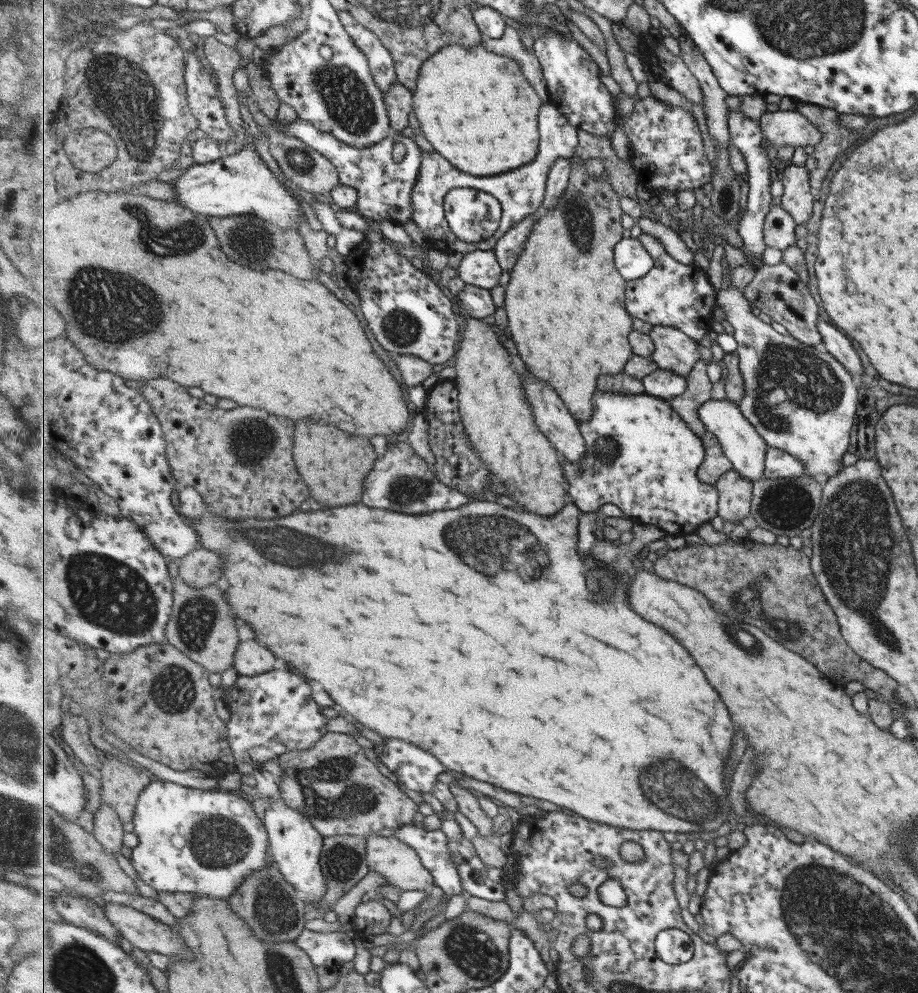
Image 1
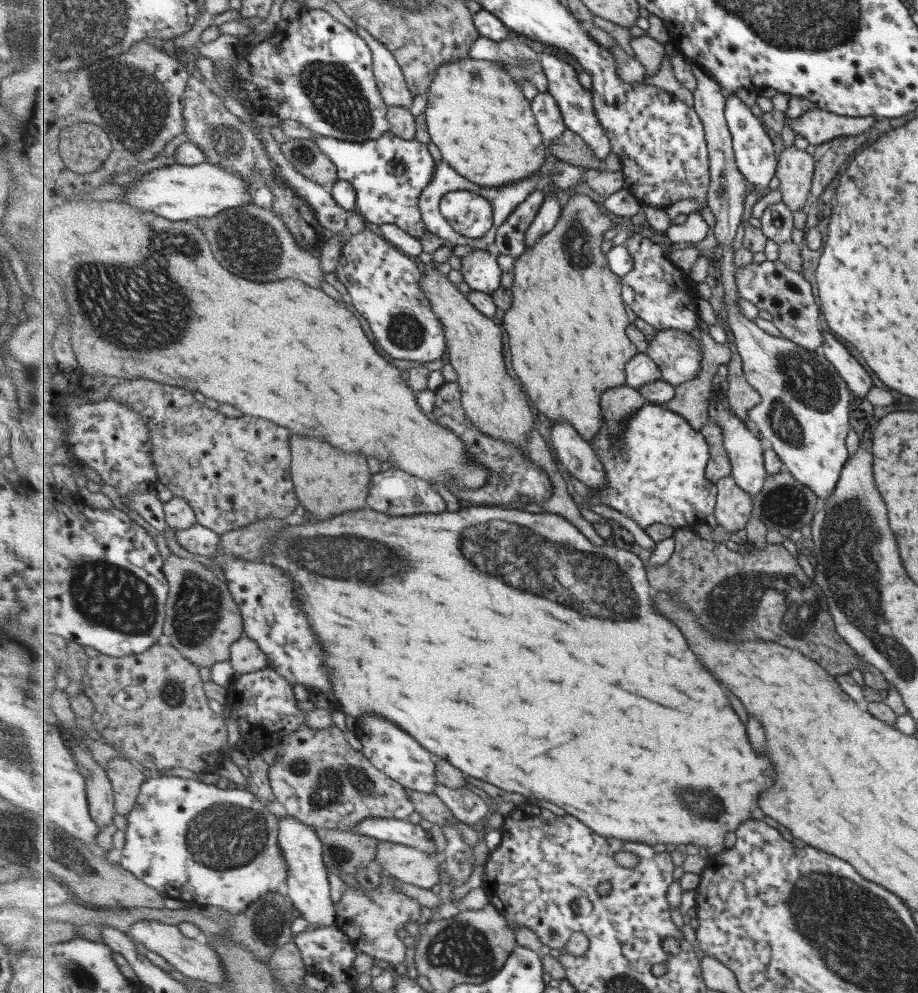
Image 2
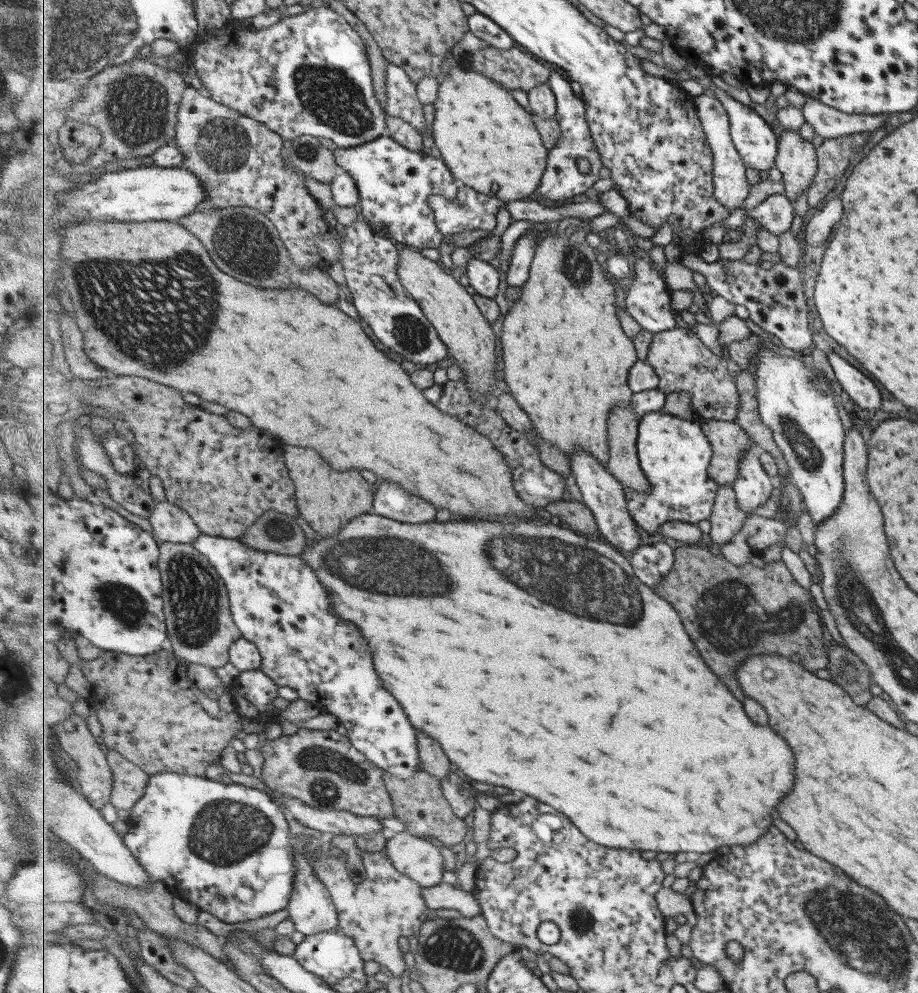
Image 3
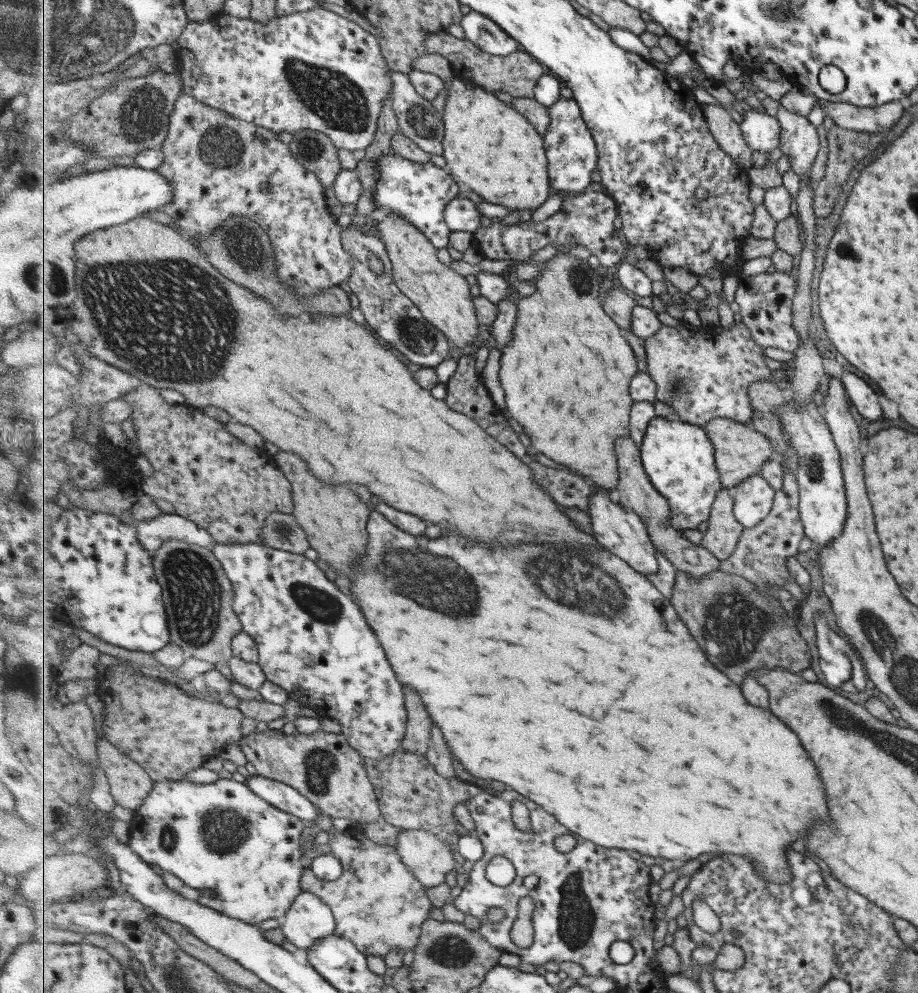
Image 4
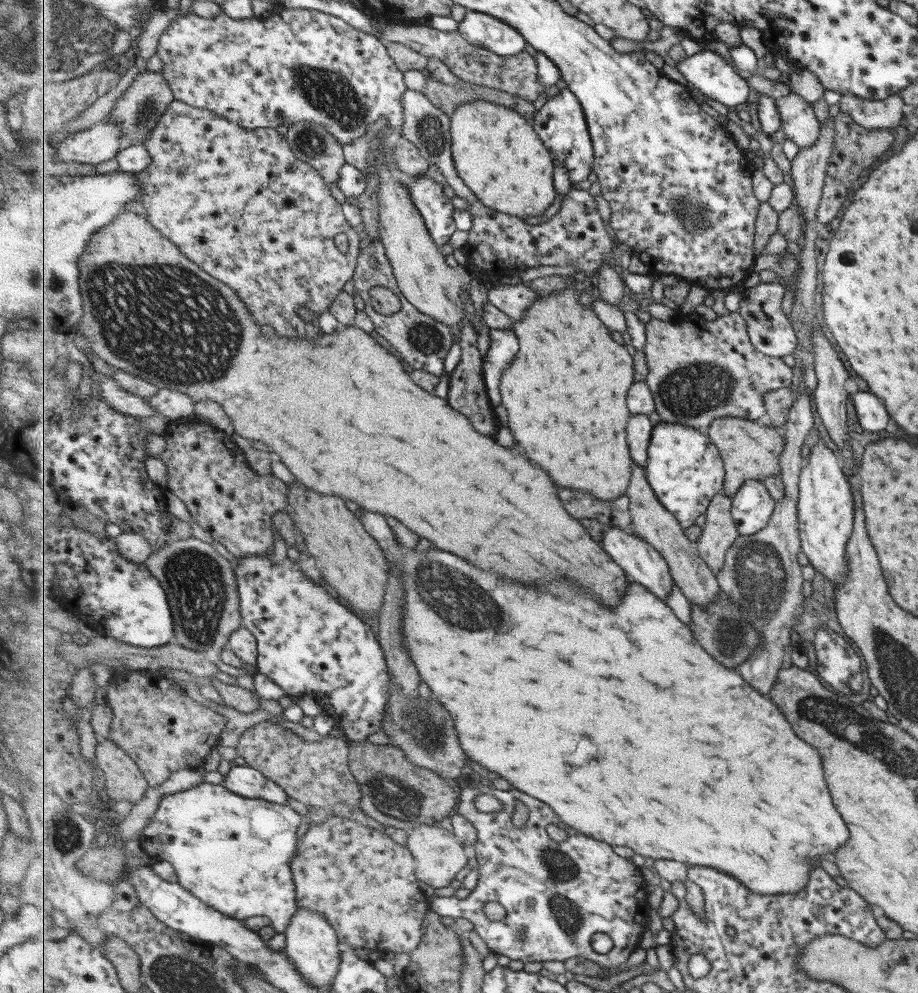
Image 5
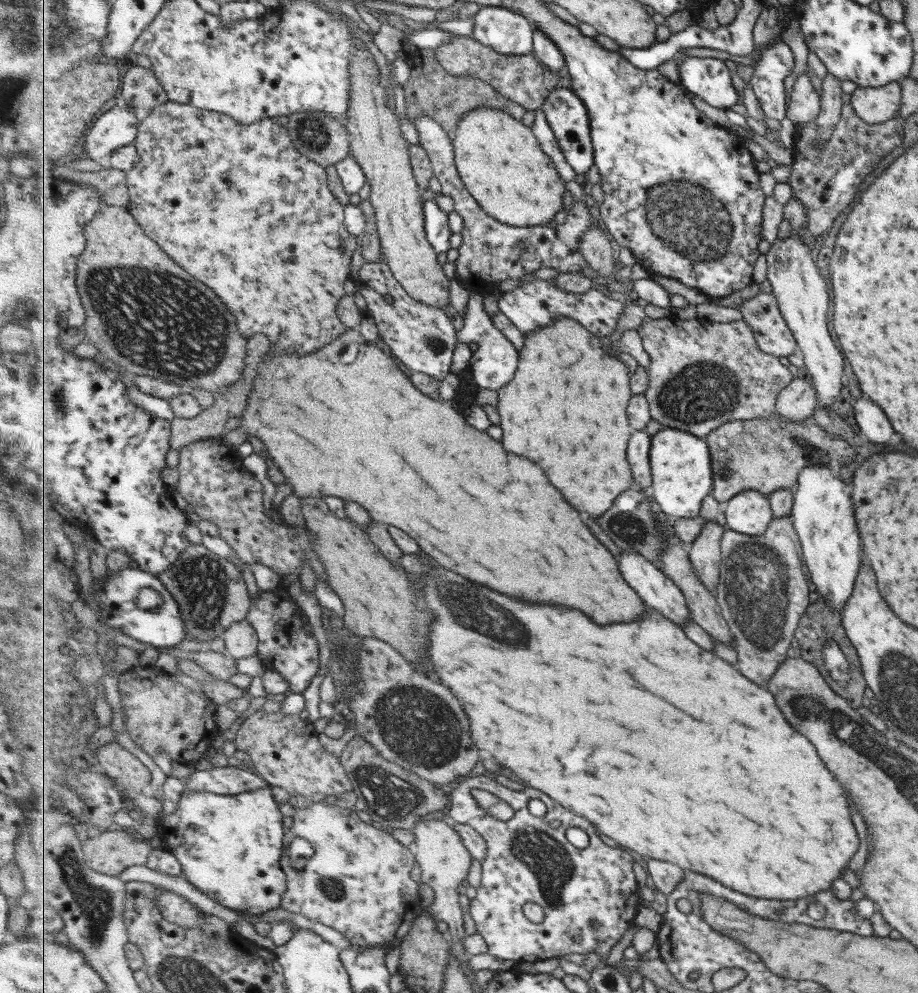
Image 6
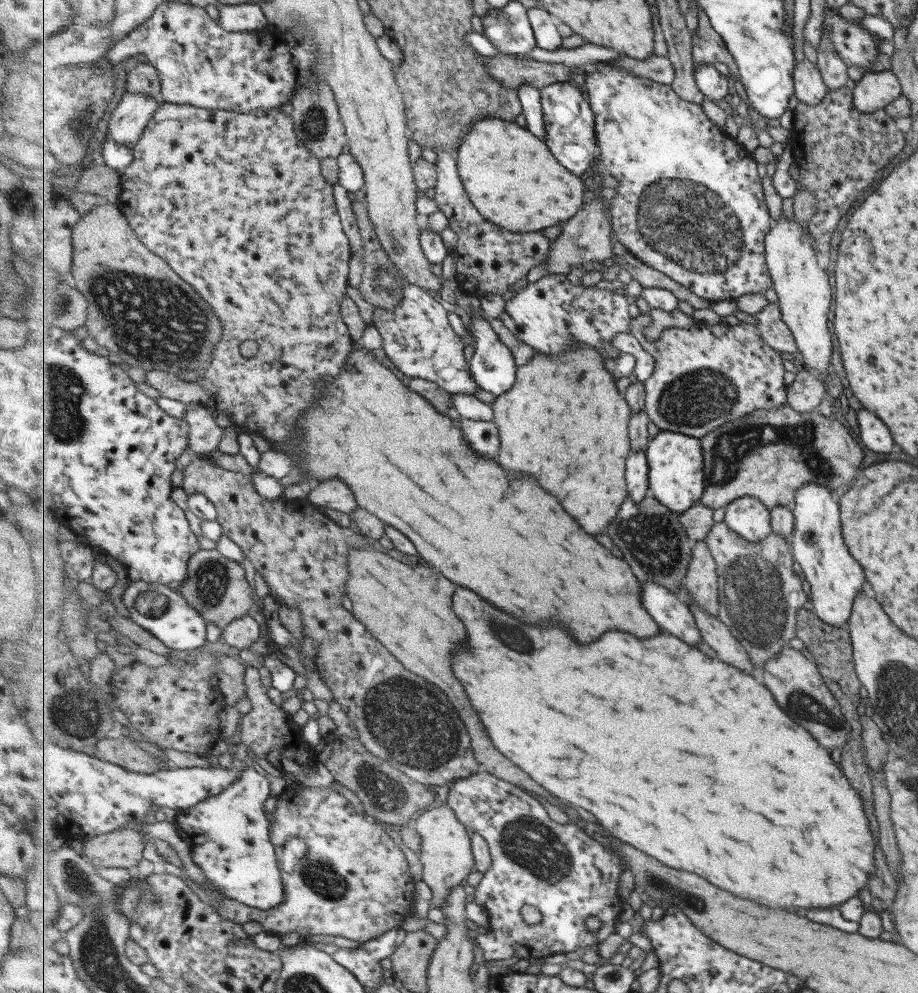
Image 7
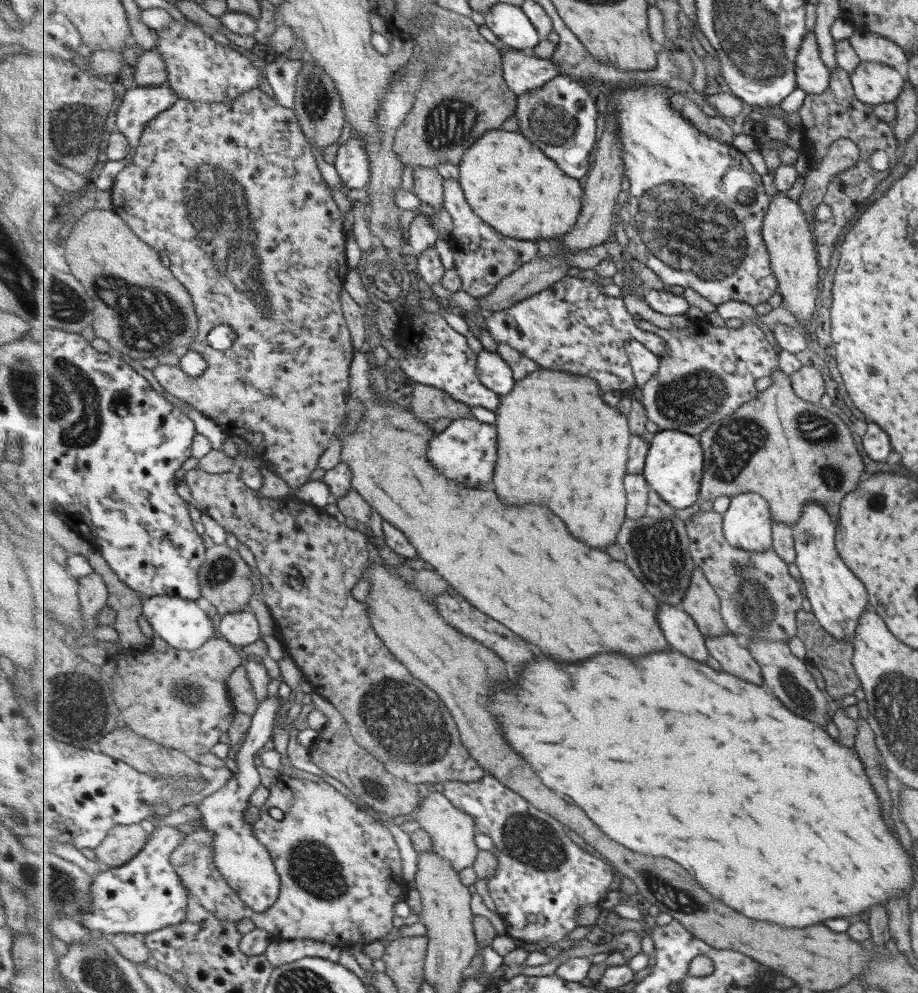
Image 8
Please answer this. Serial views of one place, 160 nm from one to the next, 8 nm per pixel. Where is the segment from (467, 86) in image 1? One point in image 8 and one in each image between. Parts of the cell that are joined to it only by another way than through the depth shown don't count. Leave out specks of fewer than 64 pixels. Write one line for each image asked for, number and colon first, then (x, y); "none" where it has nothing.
2: (479, 117)
3: (489, 141)
4: (494, 150)
5: (498, 153)
6: (501, 160)
7: (514, 179)
8: (514, 185)

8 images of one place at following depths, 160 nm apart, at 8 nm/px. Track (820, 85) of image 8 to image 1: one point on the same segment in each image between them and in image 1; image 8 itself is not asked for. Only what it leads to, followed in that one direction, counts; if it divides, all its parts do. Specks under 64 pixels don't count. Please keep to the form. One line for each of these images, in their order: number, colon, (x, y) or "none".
1: (796, 199)
2: (795, 167)
3: (796, 160)
4: (798, 138)
5: (798, 123)
6: (804, 103)
7: (810, 89)

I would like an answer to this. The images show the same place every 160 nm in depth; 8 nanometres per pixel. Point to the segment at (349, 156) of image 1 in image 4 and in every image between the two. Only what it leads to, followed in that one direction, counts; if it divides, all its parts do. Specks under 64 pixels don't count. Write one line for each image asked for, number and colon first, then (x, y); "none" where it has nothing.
2: (390, 173)
3: (395, 183)
4: (419, 192)

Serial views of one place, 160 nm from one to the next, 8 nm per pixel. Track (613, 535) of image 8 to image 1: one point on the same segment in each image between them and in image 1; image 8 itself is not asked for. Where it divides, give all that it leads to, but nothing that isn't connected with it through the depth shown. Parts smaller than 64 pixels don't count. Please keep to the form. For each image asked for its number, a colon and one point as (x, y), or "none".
1: (567, 273)
2: (568, 311)
3: (566, 320)
4: (563, 333)
5: (568, 410)
6: (566, 408)
7: (564, 421)

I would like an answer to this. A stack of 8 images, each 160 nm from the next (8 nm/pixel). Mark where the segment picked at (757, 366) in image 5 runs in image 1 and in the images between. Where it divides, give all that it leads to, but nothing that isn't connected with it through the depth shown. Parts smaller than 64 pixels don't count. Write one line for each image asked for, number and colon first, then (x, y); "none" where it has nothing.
1: (675, 350)
2: (678, 354)
3: (683, 362)
4: (703, 379)

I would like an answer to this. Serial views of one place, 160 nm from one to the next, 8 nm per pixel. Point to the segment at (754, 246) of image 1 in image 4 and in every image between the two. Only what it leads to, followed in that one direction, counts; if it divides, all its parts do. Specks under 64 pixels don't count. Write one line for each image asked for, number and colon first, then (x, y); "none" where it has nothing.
2: (755, 152)
3: (756, 142)
4: (762, 132)

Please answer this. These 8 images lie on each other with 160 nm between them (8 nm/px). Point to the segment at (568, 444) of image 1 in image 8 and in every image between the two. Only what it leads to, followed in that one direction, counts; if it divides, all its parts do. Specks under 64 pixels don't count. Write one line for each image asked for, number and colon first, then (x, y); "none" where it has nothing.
2: (576, 454)
3: (603, 494)
4: (621, 531)
5: (643, 563)
6: (661, 594)
7: (669, 609)
8: (680, 627)

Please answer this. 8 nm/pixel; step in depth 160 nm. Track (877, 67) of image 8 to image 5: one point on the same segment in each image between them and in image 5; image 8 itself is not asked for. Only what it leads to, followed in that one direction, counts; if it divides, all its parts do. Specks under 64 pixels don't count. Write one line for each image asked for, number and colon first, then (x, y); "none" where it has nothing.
5: (870, 114)
6: (872, 105)
7: (874, 90)

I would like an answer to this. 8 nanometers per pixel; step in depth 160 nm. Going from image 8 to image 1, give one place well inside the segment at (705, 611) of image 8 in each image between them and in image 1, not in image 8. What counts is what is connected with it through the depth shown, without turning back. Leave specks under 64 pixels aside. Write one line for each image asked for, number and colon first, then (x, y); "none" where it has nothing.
1: (736, 493)
2: (734, 507)
3: (728, 519)
4: (724, 532)
5: (721, 532)
6: (705, 551)
7: (702, 581)

